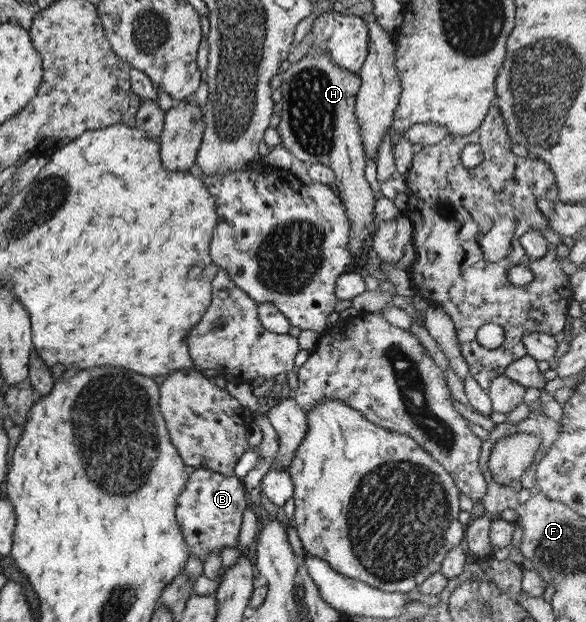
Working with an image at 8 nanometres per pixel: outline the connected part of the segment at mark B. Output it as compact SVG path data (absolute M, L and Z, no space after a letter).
M205 467L191 469L175 506L175 517L188 547L188 556L195 555L203 563L207 554L219 554L223 547L235 547L240 532L241 513L248 504L240 478L221 475Z

